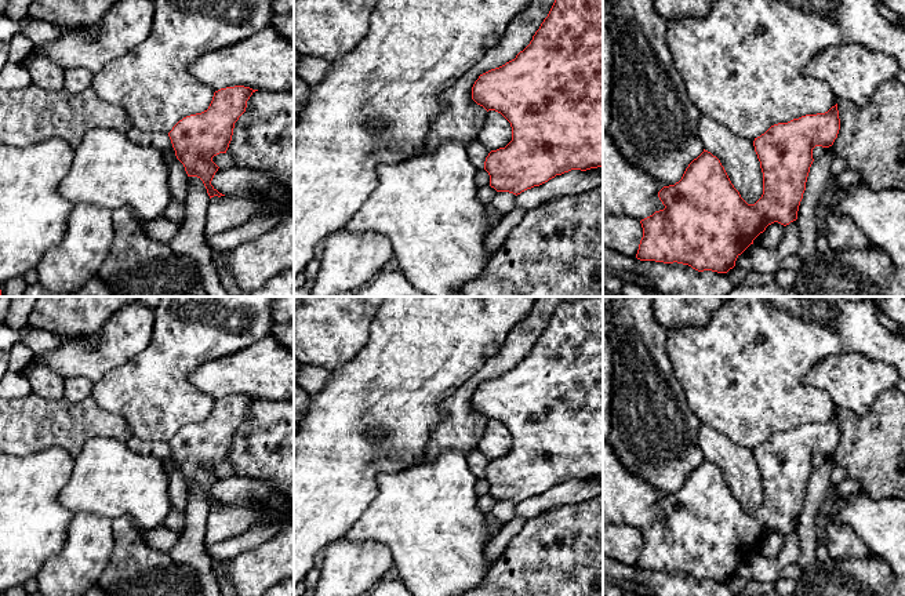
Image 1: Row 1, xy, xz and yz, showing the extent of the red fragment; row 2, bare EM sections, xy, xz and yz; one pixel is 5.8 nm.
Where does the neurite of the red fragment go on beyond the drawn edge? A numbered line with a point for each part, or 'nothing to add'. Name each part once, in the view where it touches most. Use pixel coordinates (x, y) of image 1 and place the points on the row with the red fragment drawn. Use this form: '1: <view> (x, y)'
nothing to add

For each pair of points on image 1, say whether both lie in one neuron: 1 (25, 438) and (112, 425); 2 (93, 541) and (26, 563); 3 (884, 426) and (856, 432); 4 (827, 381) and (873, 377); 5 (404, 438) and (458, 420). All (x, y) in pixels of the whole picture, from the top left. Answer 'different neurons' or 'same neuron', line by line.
1: same neuron
2: different neurons
3: same neuron
4: same neuron
5: different neurons

